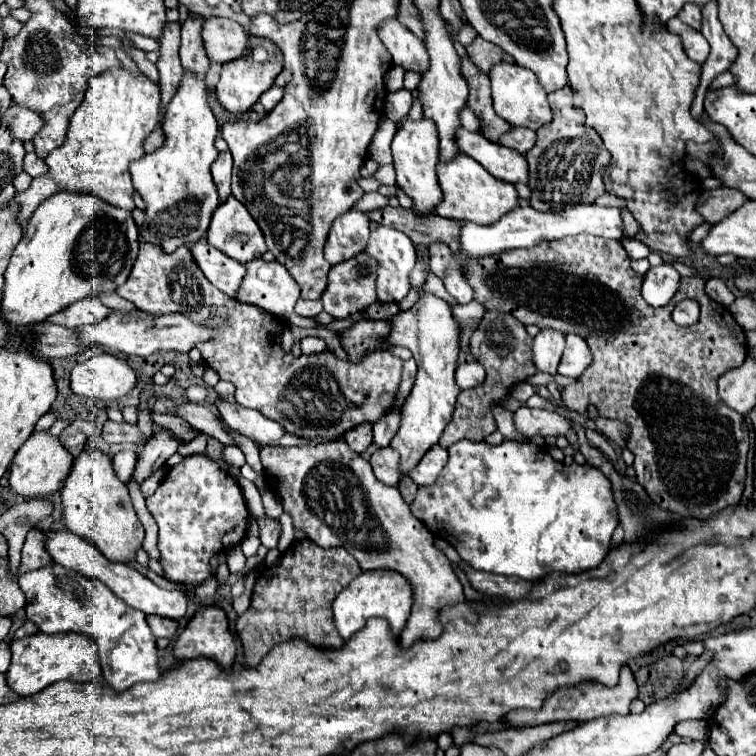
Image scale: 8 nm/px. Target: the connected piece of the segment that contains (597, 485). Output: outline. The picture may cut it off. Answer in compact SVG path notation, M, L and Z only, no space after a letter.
M457 441L449 447L449 463L439 479L429 487L419 487L411 511L431 531L441 531L473 569L515 575L525 581L541 581L555 571L575 574L595 569L607 557L611 535L619 523L611 483L599 469L577 463L561 465L545 449L519 441L503 441L497 447L483 441Z

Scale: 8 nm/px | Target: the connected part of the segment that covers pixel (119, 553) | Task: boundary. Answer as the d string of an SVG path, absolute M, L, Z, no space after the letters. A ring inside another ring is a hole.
M87 445L79 455L73 457L73 469L61 489L63 521L69 531L87 539L109 561L135 559L135 551L143 543L143 525L131 505L127 485L117 477L111 455L103 453L95 445Z

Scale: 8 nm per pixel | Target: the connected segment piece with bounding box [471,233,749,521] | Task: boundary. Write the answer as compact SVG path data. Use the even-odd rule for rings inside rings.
M587 233L543 241L531 249L515 249L515 253L491 257L491 261L483 261L483 265L475 265L475 277L471 279L471 285L475 285L473 299L483 301L487 309L511 313L523 325L575 333L587 341L593 361L573 385L561 391L563 403L579 413L585 413L587 405L595 405L601 417L625 423L631 429L627 447L635 455L633 469L637 481L657 505L699 521L709 521L739 503L749 451L749 431L745 423L739 427L741 417L729 411L717 395L717 379L743 365L747 357L745 335L729 309L705 293L705 283L701 277L681 277L675 297L665 307L651 307L643 301L641 275L631 269L621 241ZM683 299L695 299L701 305L701 319L691 327L675 325L671 319L673 307Z

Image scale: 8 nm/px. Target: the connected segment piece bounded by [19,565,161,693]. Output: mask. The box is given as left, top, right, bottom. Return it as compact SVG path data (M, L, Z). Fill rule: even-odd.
M49 565L49 567L29 571L23 577L19 577L19 585L27 597L27 607L25 607L27 619L33 621L41 633L45 633L45 635L83 633L85 637L89 637L97 643L103 679L111 689L121 693L139 681L159 681L161 679L155 635L151 633L151 629L145 621L145 613L131 609L101 581L87 581L87 577L79 577L79 573L71 573L69 569L63 569L61 565Z

